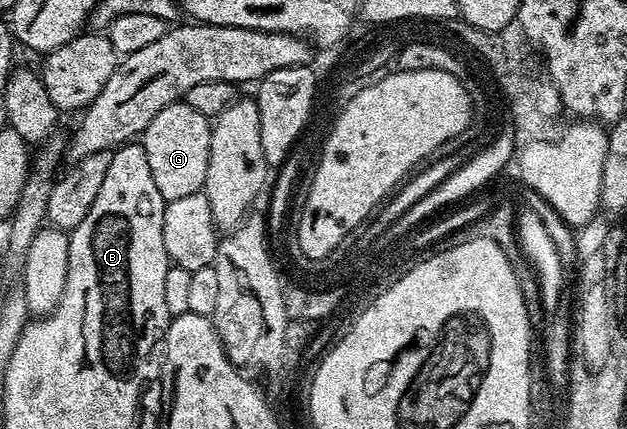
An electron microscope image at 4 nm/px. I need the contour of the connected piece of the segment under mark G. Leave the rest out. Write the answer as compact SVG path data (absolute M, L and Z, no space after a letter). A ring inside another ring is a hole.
M179 100L161 110L140 135L142 147L148 156L148 168L152 168L152 180L156 180L156 188L160 188L160 196L166 203L181 200L183 196L192 196L202 190L204 176L208 176L211 125L211 119L200 116L200 112L196 112L196 108L192 108L185 100Z

